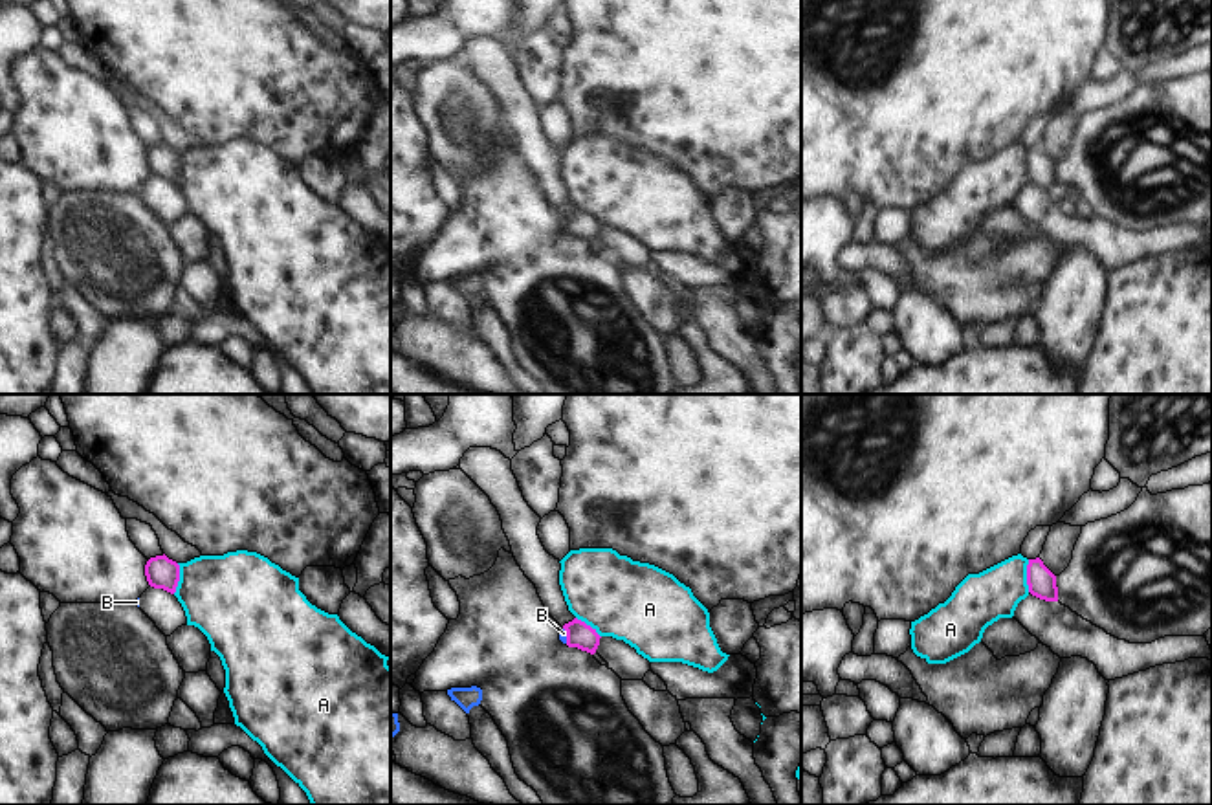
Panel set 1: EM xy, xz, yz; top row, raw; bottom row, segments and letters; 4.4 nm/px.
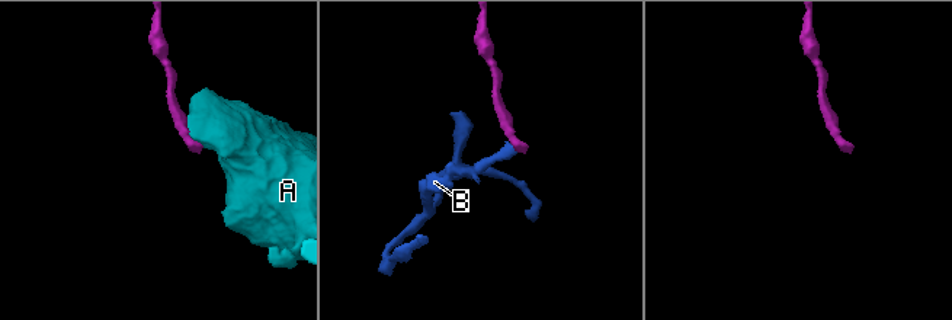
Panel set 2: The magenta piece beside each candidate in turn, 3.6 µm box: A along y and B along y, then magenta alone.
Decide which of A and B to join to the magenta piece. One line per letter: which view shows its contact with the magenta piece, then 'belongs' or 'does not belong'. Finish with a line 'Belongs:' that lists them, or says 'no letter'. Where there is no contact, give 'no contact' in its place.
A: meets magenta in yz; does not belong
B: meets magenta in xz; belongs
Belongs: B

